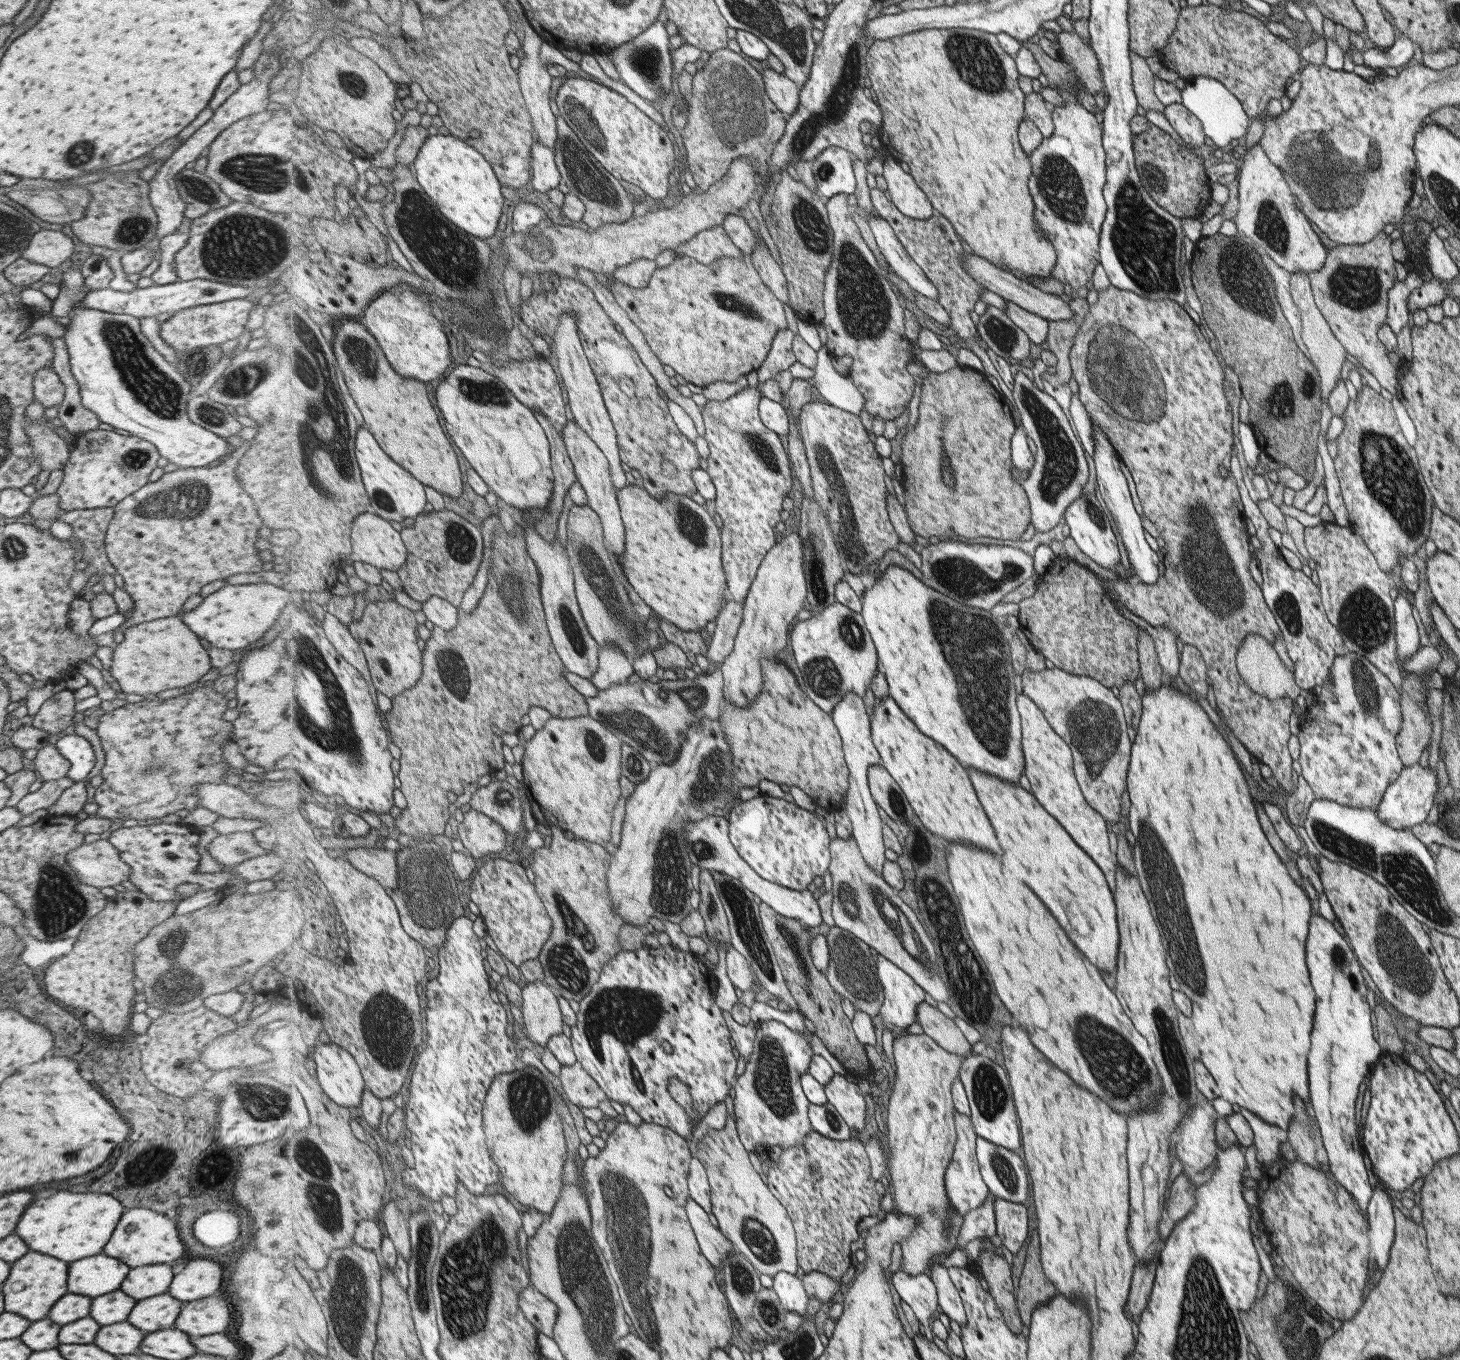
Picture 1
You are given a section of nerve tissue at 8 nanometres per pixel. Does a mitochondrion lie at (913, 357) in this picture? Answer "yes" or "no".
no

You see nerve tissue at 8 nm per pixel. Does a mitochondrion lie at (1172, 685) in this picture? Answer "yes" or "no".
no

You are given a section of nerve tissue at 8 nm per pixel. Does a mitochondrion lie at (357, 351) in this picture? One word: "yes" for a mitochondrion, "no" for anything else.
yes

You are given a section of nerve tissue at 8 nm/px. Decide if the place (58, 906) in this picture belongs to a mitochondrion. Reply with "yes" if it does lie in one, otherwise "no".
yes

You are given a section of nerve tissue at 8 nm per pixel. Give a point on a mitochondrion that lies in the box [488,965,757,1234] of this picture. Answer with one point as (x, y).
(614, 1013)

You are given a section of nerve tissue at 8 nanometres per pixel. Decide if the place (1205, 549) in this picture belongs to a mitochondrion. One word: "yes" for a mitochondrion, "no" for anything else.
yes

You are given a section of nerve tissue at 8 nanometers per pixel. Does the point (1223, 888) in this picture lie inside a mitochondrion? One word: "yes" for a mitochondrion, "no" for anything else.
no

